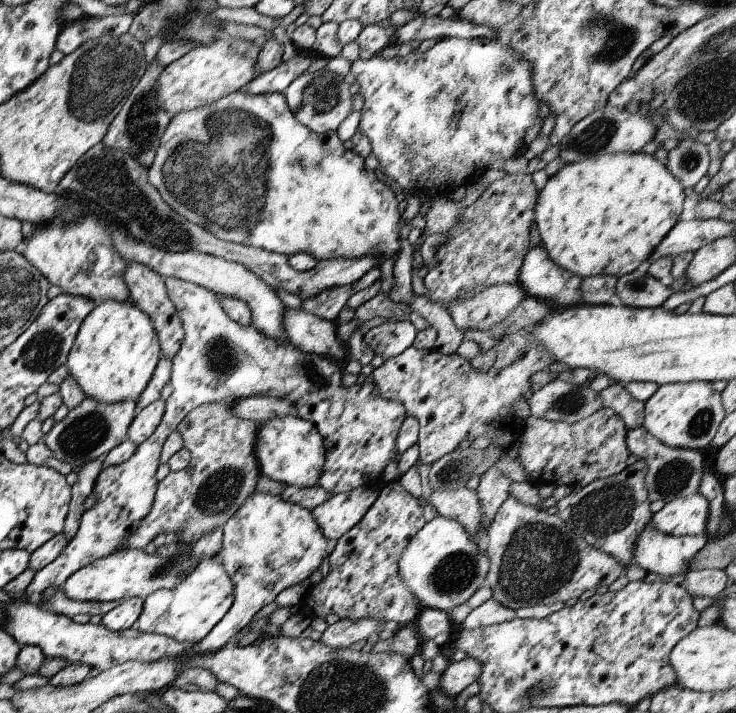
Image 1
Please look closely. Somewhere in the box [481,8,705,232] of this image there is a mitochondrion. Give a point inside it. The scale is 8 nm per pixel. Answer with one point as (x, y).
(607, 40)

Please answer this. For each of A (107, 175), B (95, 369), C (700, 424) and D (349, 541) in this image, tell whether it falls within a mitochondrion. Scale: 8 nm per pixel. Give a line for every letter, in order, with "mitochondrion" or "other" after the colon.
A: mitochondrion
B: other
C: mitochondrion
D: other

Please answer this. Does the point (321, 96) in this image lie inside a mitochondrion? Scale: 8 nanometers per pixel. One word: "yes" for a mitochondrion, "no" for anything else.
yes

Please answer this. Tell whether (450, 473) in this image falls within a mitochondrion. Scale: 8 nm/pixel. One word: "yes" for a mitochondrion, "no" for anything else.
yes

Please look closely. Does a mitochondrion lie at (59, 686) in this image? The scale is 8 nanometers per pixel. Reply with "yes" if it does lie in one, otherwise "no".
no

